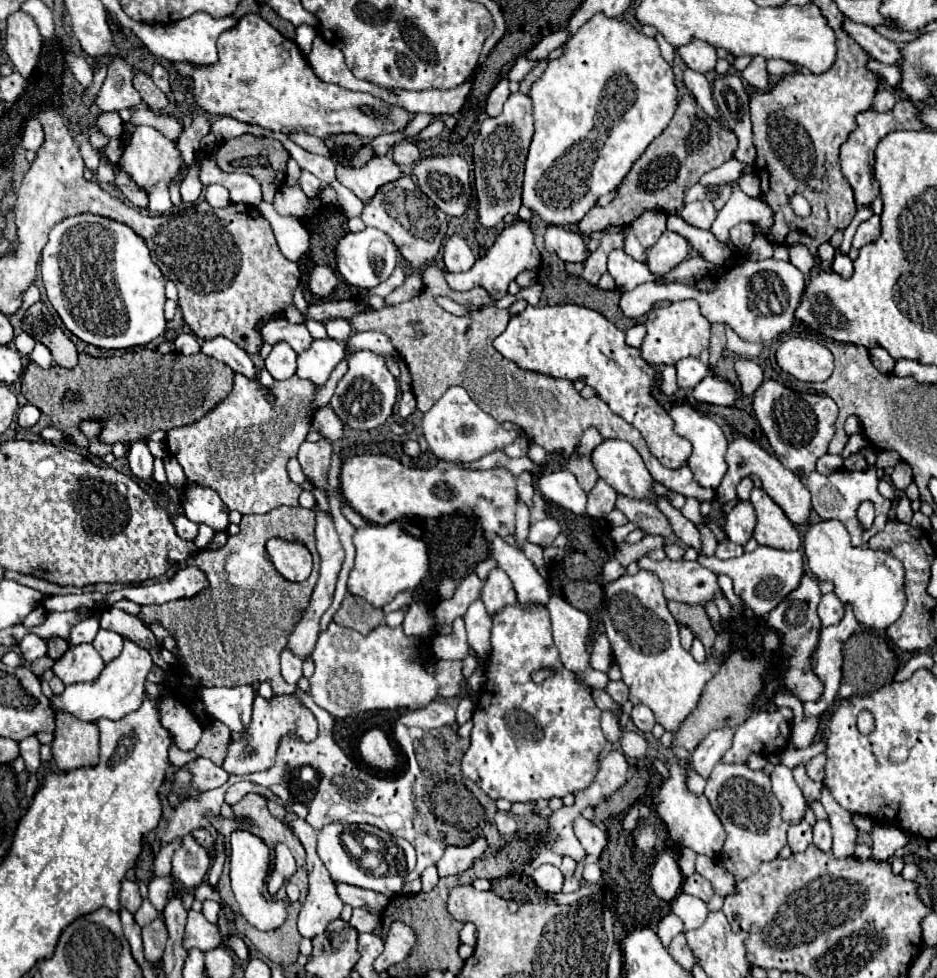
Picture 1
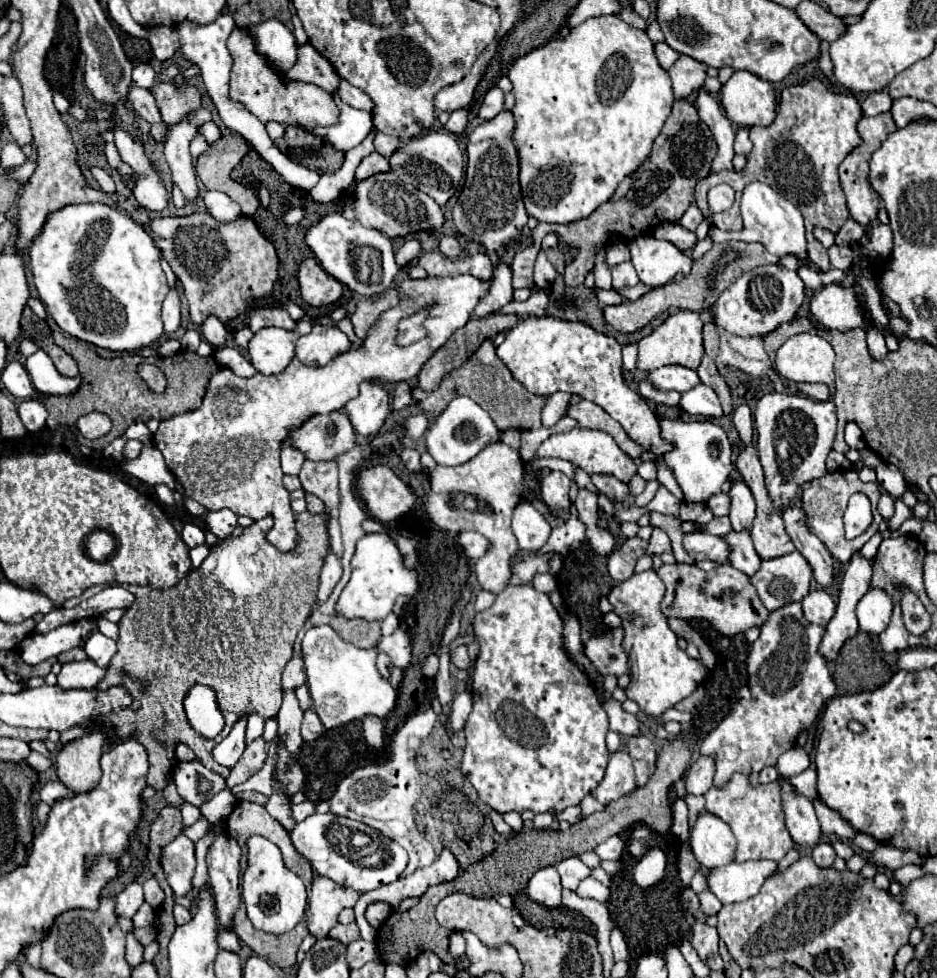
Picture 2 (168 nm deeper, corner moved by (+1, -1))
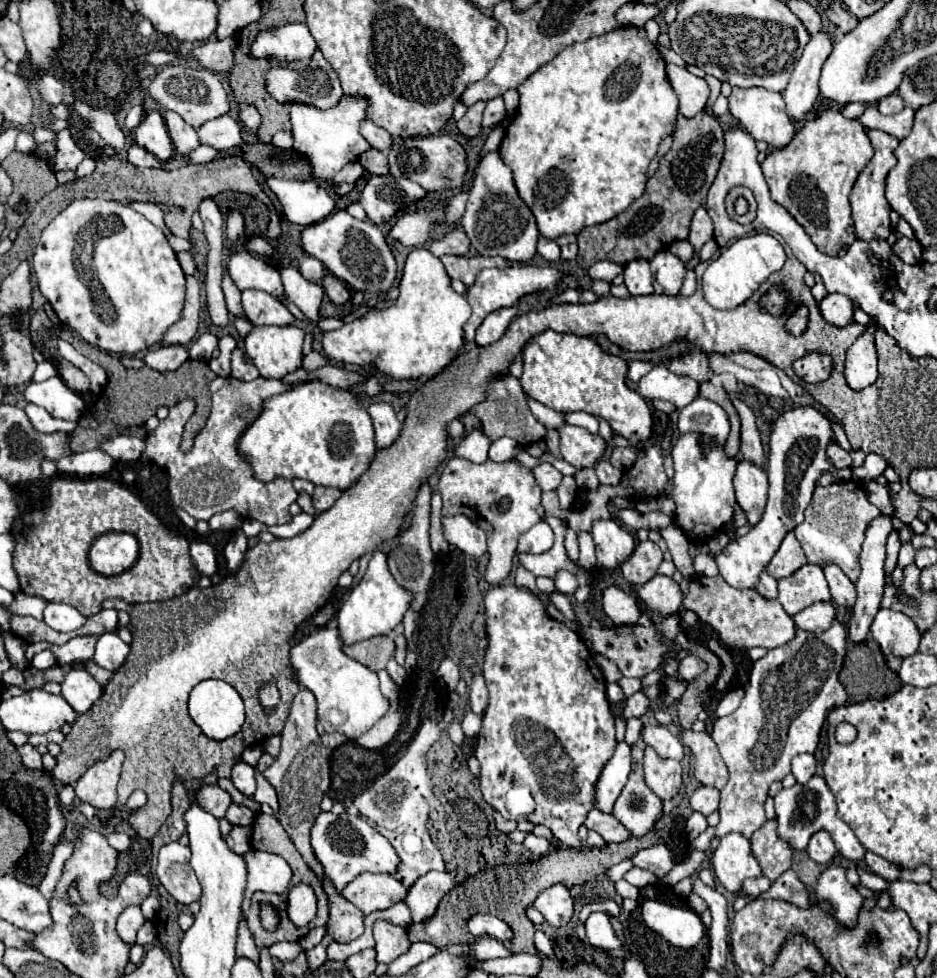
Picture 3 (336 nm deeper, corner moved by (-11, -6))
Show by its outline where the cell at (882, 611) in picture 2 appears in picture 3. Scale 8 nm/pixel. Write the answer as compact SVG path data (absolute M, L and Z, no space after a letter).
M880 608L870 626L870 634L880 644L884 656L896 654L906 658L918 652L918 628L902 612Z

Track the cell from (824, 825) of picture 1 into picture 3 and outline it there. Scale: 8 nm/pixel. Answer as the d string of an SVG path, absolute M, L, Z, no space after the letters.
M830 864L820 876L814 896L834 906L834 916L842 926L854 926L864 898L846 882L844 872L842 864Z

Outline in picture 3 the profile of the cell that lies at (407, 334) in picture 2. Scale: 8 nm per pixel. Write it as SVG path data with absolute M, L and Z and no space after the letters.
M414 248L406 258L406 266L400 282L400 296L396 304L382 312L370 312L366 318L356 318L354 322L344 324L340 330L324 332L322 348L324 354L332 360L340 360L356 366L376 364L378 372L388 374L392 378L430 378L442 372L464 346L462 326L468 318L470 318L470 306L462 294L456 294L450 288L450 278L440 258L432 256L426 248Z

